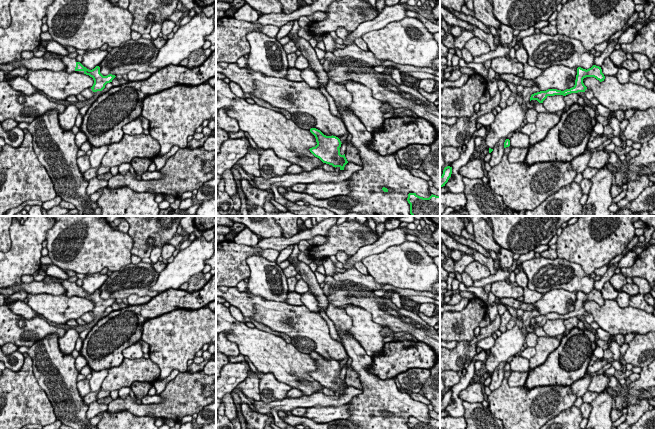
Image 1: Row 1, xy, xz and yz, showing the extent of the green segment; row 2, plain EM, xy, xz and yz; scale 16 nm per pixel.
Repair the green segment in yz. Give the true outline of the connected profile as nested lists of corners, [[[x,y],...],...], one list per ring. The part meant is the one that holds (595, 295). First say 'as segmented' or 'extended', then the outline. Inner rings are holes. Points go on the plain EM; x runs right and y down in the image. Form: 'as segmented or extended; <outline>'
as segmented; [[[593,289],[591,292],[587,294],[581,291],[578,291],[575,309],[572,312],[566,313],[564,315],[557,314],[557,313],[548,313],[546,315],[540,315],[540,316],[532,318],[530,321],[530,325],[537,324],[539,327],[543,327],[543,325],[548,320],[554,320],[554,319],[566,320],[571,317],[585,316],[587,311],[584,309],[583,303],[586,301],[594,301],[600,306],[604,305],[605,303],[604,298],[602,297],[602,293],[599,290]]]

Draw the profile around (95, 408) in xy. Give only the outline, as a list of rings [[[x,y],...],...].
[[[95,401],[88,406],[86,417],[87,417],[87,419],[91,419],[91,418],[99,415],[101,412],[104,412],[107,410],[108,410],[107,404],[101,404],[98,401]]]

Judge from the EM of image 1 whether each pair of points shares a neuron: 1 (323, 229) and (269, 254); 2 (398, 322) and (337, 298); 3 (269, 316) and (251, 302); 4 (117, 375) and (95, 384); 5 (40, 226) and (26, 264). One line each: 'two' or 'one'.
1: two
2: one
3: one
4: two
5: one

